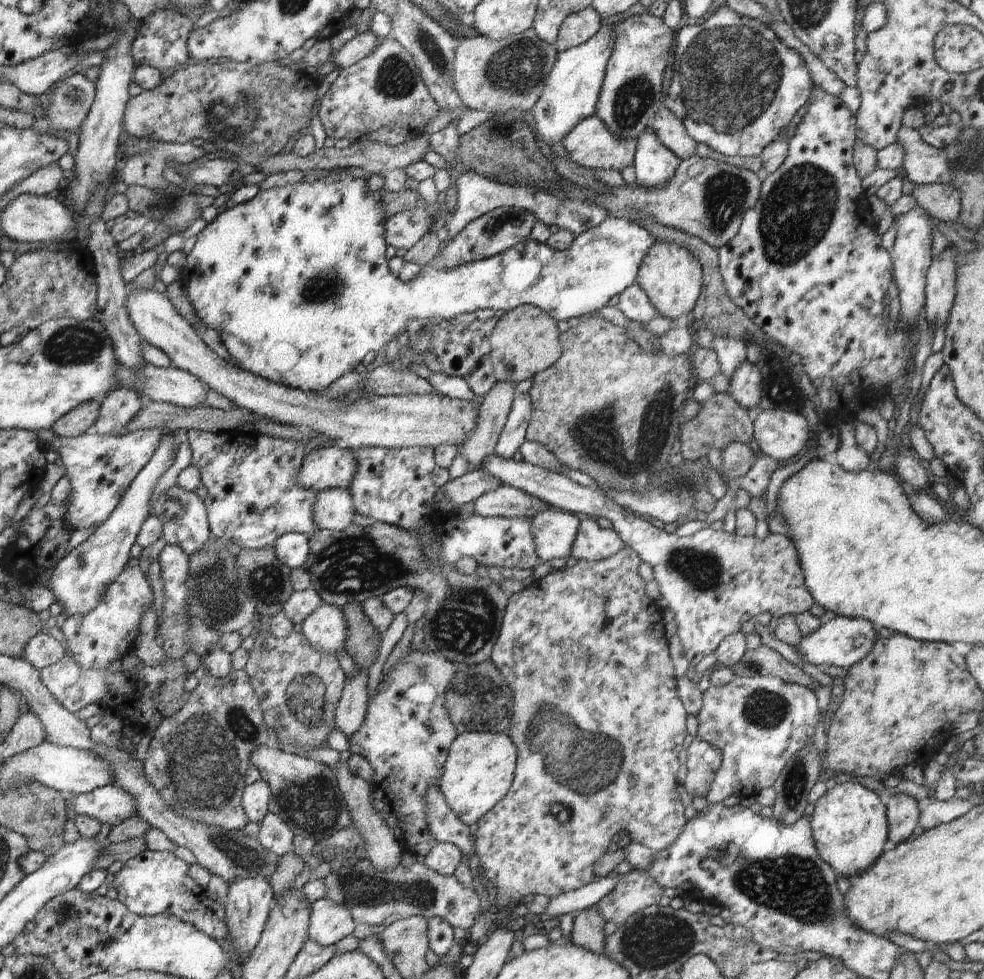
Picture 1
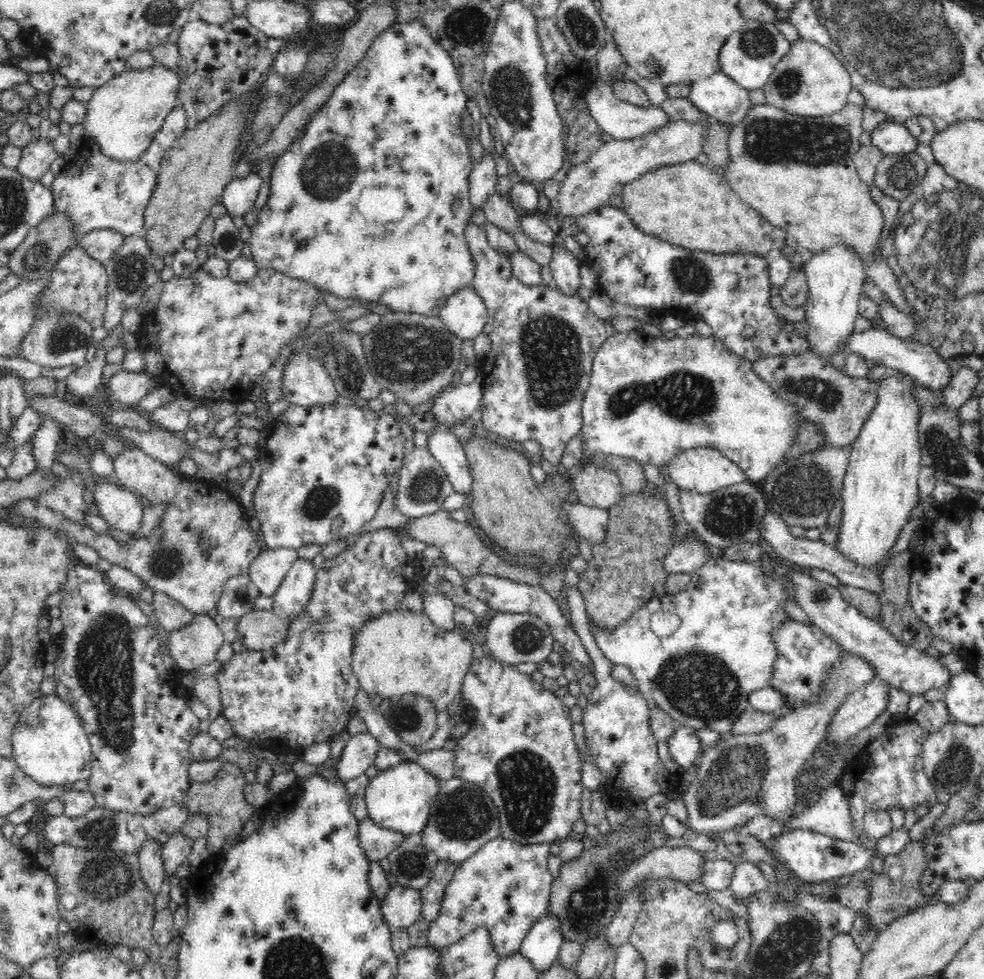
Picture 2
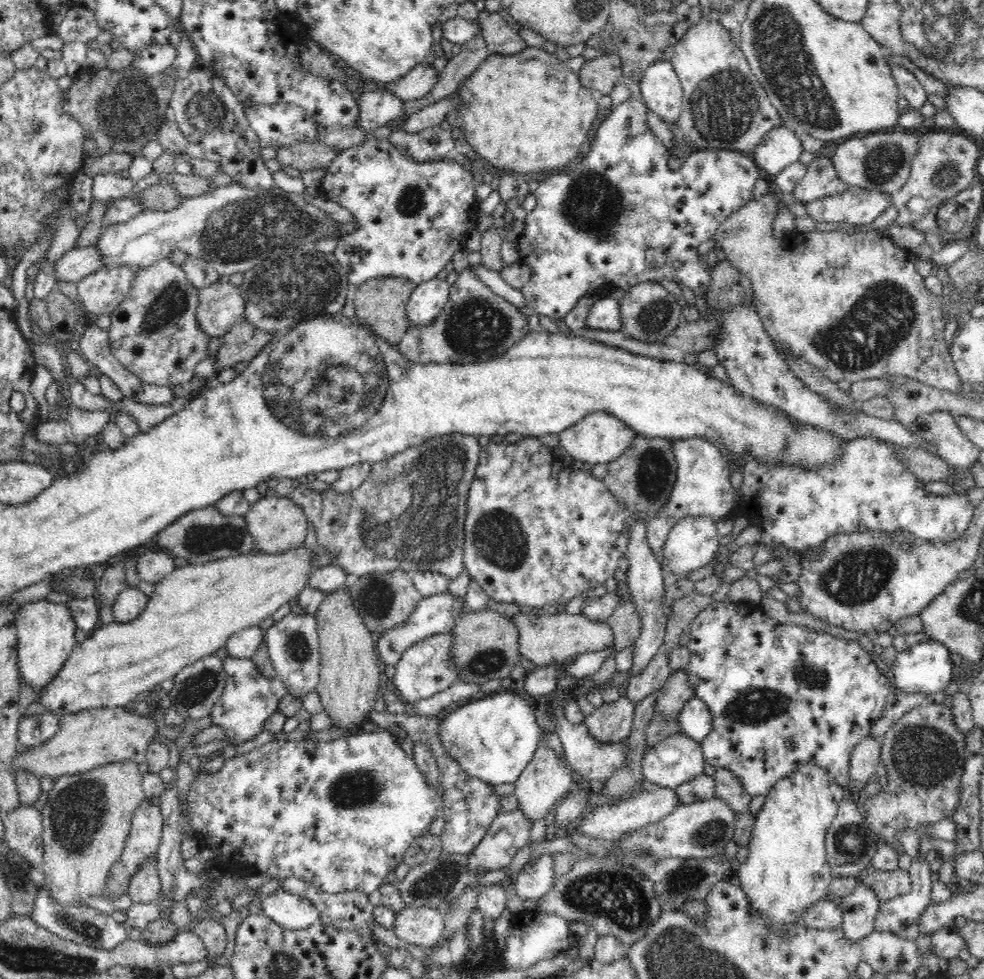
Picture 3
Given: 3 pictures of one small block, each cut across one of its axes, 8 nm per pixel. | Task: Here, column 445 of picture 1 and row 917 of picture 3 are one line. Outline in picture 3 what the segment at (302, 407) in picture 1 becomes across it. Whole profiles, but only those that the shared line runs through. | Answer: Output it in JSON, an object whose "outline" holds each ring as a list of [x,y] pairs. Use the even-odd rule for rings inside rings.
{"outline":[[[405,906],[395,916],[393,929],[396,936],[408,944],[434,947],[444,934],[444,915],[429,906]]]}

